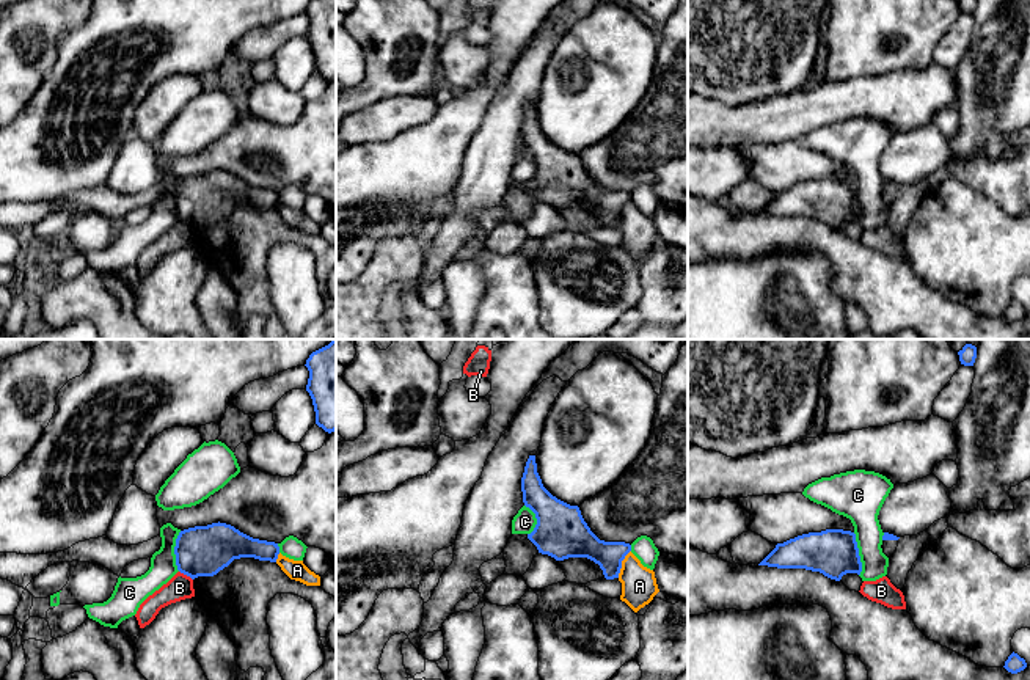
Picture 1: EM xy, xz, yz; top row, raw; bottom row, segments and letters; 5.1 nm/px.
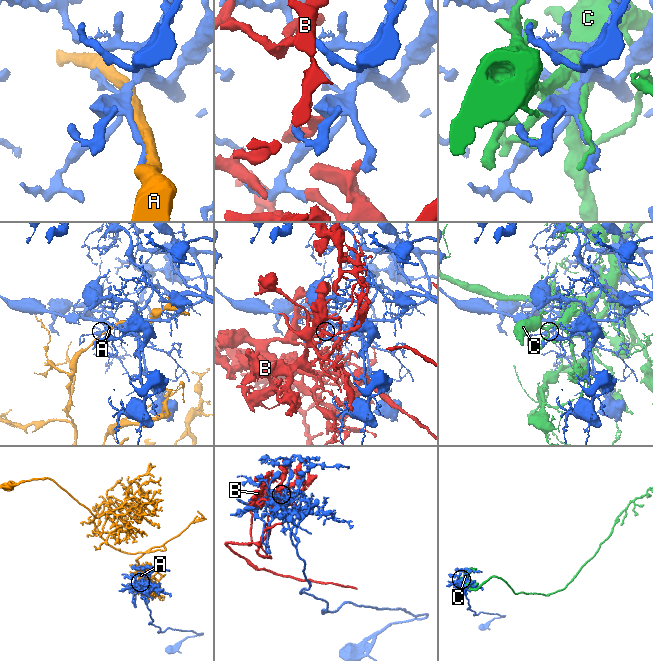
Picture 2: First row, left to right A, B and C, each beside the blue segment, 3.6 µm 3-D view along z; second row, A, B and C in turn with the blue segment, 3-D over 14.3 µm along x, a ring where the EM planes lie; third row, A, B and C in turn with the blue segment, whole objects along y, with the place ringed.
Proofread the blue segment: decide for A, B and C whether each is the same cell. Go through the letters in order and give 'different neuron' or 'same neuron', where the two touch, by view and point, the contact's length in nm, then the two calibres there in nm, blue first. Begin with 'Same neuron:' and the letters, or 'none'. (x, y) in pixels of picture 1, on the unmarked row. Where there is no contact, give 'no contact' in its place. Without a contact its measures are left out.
Same neuron: none
A: different neuron | xz (620, 212) | 160 nm | 170/180 nm
B: different neuron | xy (186, 222) | 90 nm | 260/130 nm
C: different neuron | yz (858, 203) | 220 nm | 240/180 nm

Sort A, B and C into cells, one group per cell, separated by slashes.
A / B / C

